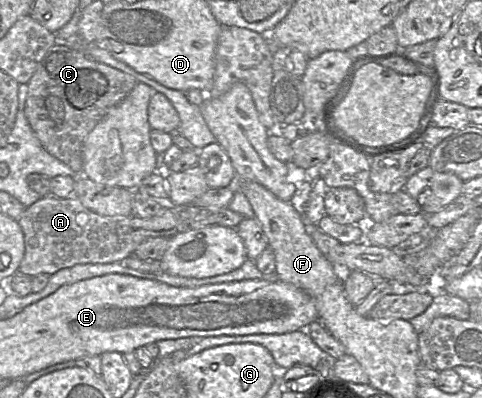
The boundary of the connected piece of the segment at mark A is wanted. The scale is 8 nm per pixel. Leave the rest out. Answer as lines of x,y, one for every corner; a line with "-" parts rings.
44,196
25,208
17,220
24,234
24,256
18,273
29,276
52,275
77,264
113,263
133,255
144,241
155,237
171,238
178,233
210,225
236,228
244,219
241,214
224,208
206,208
194,204
169,205
162,214
150,218
138,216
108,217
85,207
75,197

